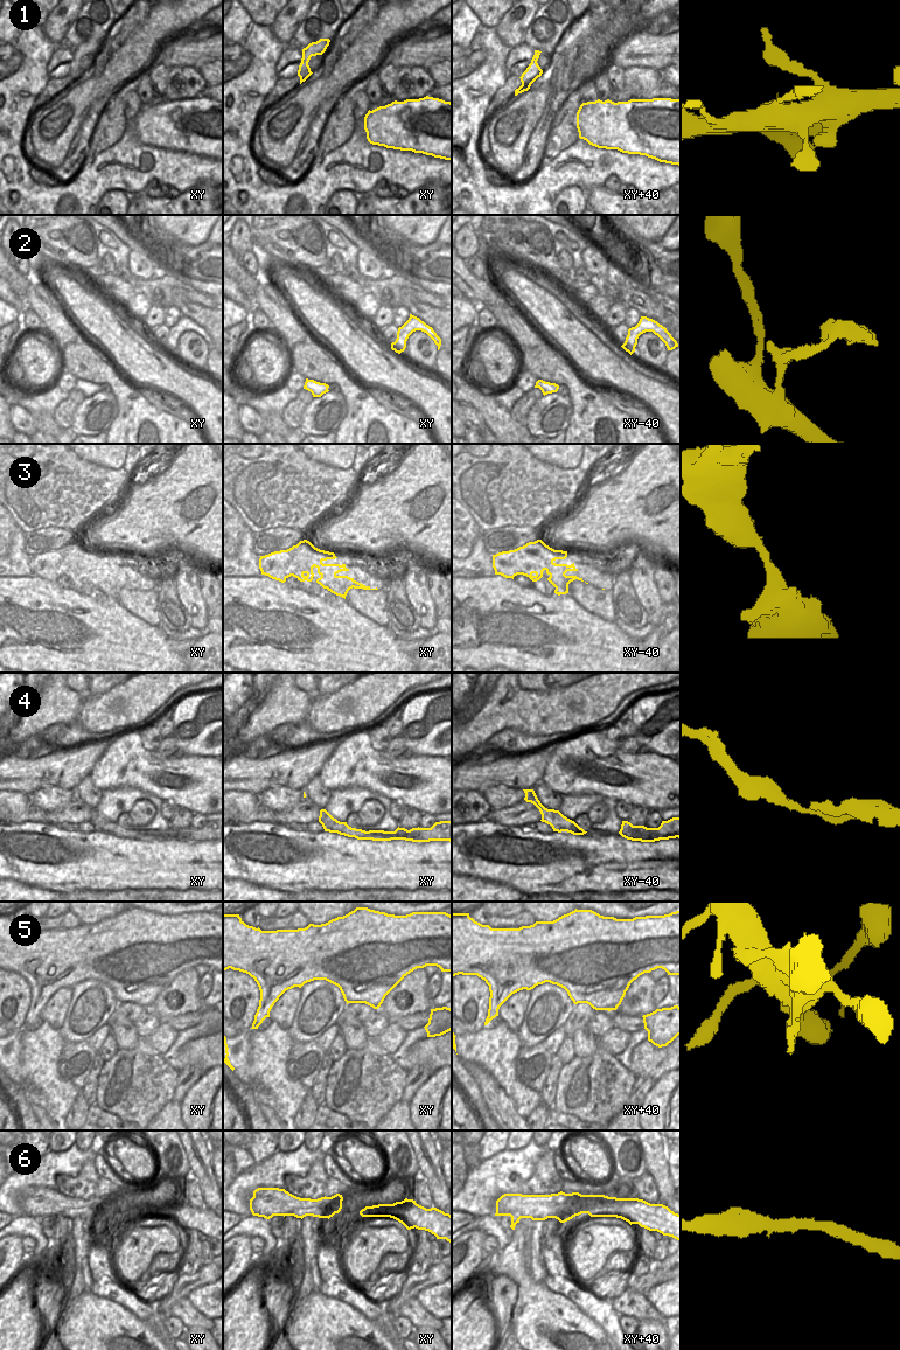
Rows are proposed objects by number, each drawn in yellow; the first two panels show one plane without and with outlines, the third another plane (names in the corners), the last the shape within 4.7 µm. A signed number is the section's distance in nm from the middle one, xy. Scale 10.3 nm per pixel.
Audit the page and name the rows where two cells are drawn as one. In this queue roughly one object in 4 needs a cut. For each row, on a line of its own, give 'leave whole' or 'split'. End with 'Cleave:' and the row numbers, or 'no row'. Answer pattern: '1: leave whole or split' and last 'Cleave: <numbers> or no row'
1: leave whole
2: split
3: leave whole
4: leave whole
5: split
6: leave whole
Cleave: 2, 5

